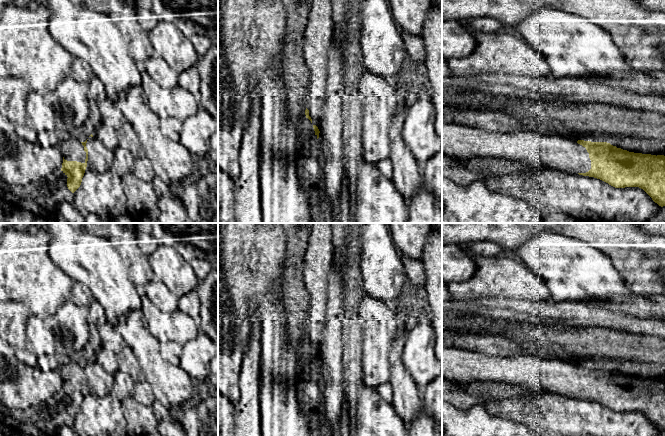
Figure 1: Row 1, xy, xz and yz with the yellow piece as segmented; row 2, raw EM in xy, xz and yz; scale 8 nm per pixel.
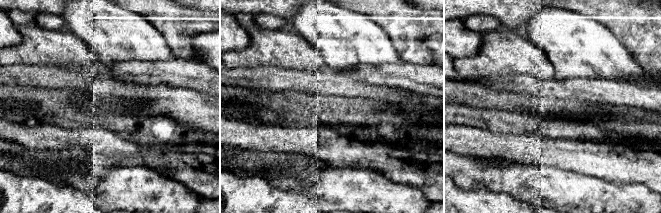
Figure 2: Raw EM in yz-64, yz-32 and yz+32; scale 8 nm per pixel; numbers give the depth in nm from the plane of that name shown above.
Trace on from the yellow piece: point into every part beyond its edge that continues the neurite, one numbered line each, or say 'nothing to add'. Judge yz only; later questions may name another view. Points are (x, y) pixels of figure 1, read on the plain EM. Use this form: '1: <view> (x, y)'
1: yz (542, 375)

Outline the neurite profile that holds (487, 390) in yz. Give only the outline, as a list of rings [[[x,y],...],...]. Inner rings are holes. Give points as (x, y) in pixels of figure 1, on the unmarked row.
[[[474,381],[463,384],[464,388],[483,399],[506,399],[515,397],[519,401],[538,393],[530,388],[504,382]]]

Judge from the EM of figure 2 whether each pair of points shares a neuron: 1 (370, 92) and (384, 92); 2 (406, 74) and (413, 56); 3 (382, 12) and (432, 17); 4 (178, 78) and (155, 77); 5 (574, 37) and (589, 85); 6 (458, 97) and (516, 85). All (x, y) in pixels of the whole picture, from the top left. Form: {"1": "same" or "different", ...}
{"1": "same", "2": "different", "3": "same", "4": "same", "5": "different", "6": "different"}

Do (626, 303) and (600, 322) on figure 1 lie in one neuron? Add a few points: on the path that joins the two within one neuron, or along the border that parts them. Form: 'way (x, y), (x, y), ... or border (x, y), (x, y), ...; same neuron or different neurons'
border (592, 306), (612, 311), (623, 311), (638, 317); different neurons

